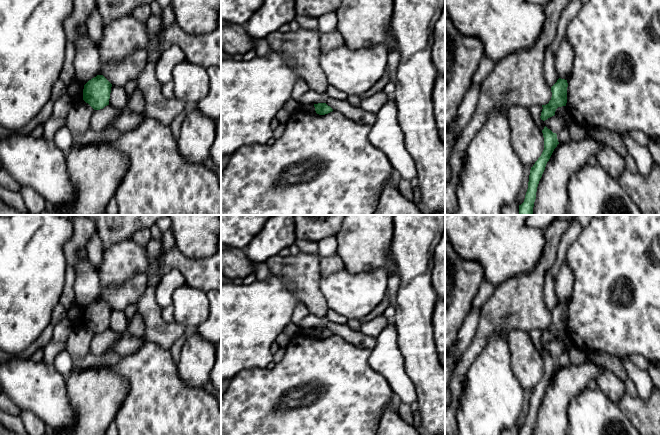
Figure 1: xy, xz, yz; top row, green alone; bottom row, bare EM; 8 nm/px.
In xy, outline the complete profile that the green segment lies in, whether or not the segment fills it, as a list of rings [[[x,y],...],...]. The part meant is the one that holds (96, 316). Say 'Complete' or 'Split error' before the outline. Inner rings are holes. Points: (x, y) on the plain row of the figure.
Complete. [[[97,299],[89,304],[83,313],[83,324],[94,334],[109,329],[112,308],[103,300]]]

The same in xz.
Complete. [[[326,327],[314,328],[315,335],[319,339],[325,339],[333,335],[333,333],[328,330]]]

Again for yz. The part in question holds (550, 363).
Complete. [[[546,350],[542,354],[542,357],[544,361],[544,374],[535,388],[531,391],[528,413],[525,419],[524,426],[519,429],[519,435],[533,435],[539,405],[554,373],[559,368],[557,358],[553,357]]]

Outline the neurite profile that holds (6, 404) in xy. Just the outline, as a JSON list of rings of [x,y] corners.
[[[0,393],[0,408],[12,415],[18,416],[21,409],[5,393]]]

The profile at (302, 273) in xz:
[[[299,252],[297,255],[270,257],[266,264],[273,275],[284,278],[288,288],[295,291],[309,314],[326,317],[328,304],[320,289],[320,257]]]

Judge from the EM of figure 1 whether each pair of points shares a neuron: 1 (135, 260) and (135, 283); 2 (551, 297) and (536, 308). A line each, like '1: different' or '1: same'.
1: different
2: different

